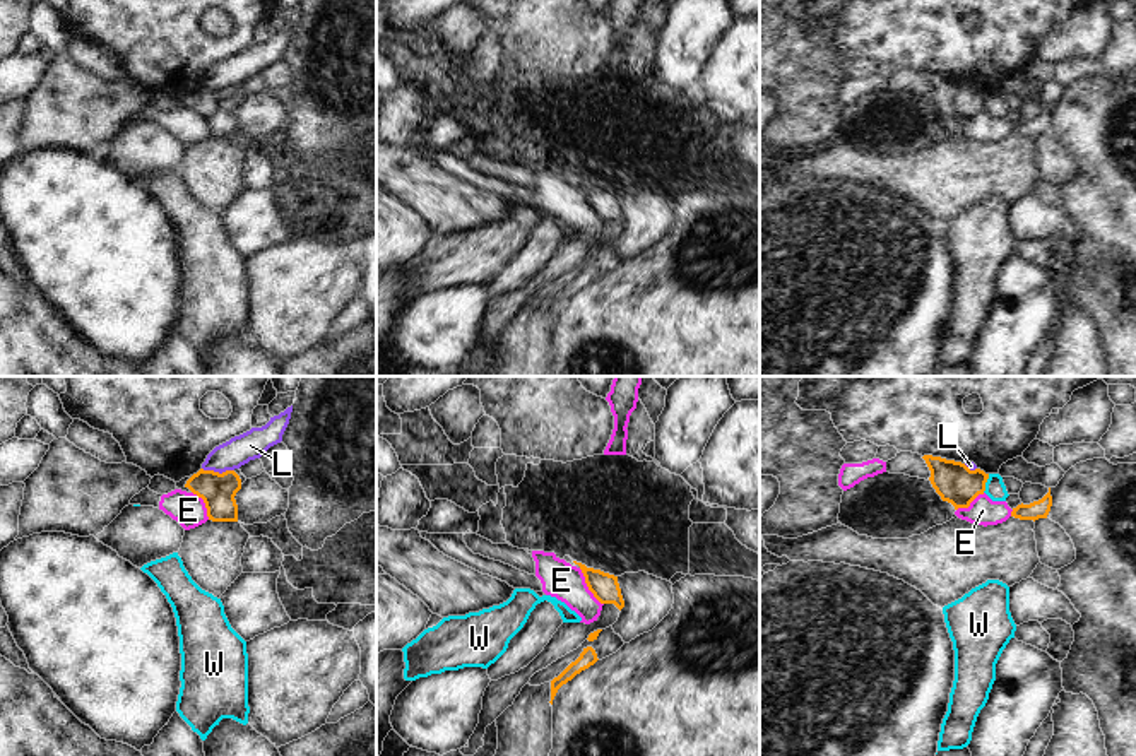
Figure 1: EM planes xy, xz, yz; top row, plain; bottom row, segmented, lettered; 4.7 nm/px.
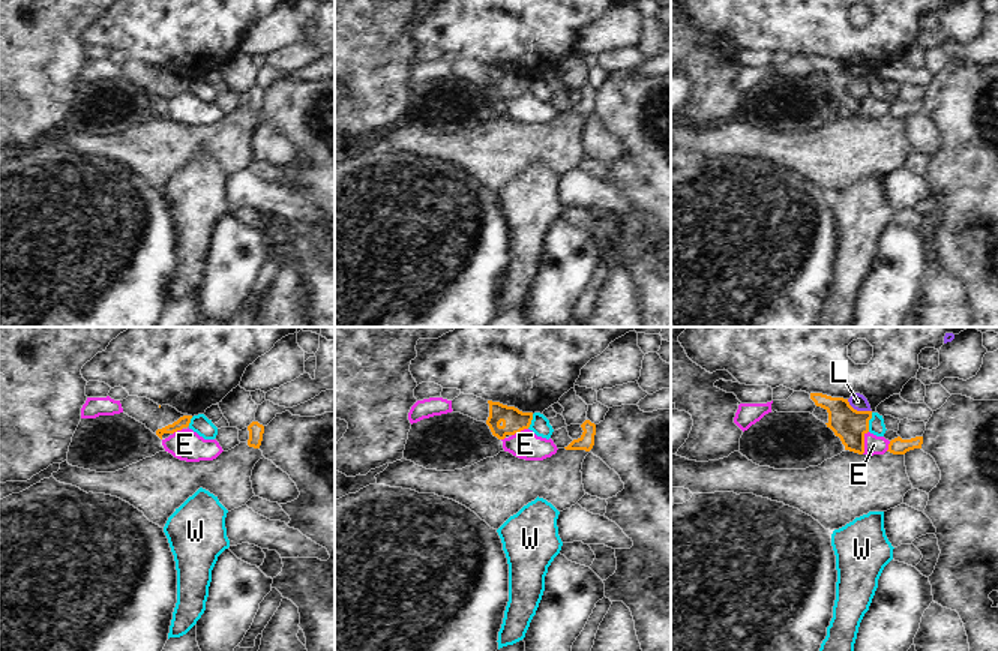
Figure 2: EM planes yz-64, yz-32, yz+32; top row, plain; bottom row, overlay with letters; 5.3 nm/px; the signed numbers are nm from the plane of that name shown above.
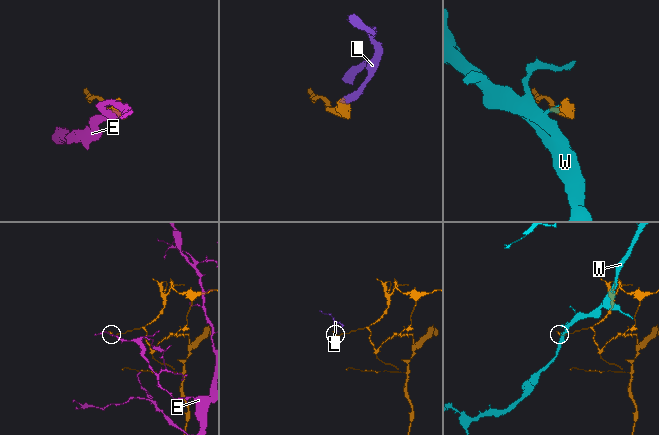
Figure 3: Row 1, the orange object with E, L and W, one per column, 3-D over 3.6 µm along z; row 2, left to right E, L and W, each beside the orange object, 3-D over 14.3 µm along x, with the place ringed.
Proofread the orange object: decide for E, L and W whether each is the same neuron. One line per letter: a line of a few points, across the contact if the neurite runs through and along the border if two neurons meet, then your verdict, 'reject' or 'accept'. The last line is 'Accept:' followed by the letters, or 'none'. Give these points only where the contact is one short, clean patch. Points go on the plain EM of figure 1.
E: reject
L: xy (202, 84), (219, 89), (233, 88) | reject
W: reject
Accept: none

